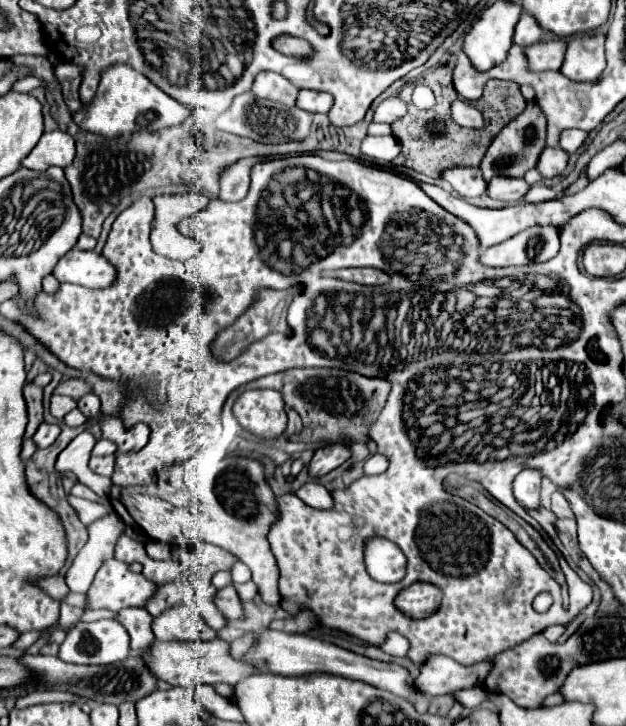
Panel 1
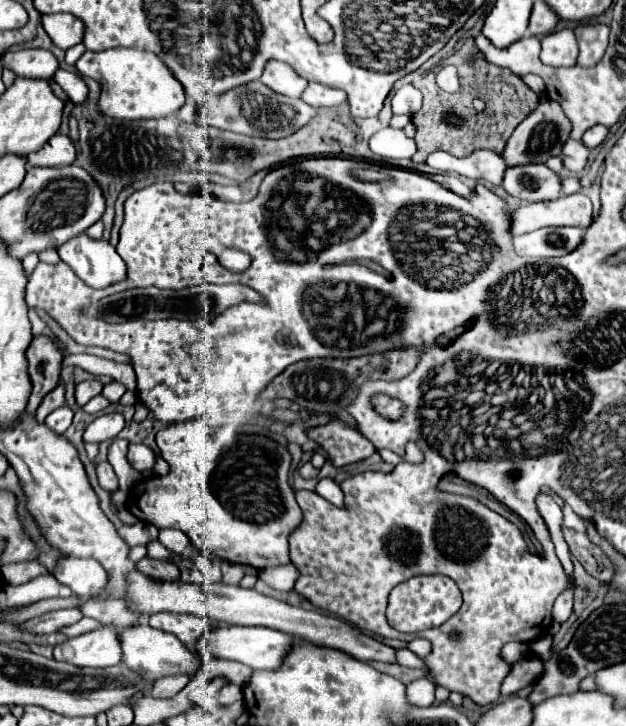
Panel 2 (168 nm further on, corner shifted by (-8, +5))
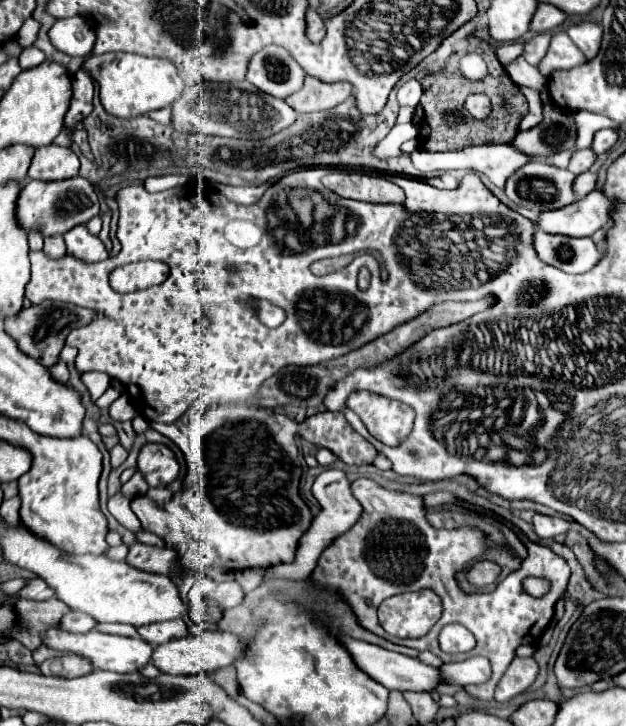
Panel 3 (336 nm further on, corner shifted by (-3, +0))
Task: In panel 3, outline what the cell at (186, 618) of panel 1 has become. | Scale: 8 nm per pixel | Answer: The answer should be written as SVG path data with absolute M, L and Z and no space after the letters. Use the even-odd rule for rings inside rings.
M181 618L147 624L147 626L137 628L137 632L141 634L141 638L145 642L151 642L151 646L159 646L159 644L165 644L165 642L171 642L175 638L183 638L183 636L189 634L187 626Z

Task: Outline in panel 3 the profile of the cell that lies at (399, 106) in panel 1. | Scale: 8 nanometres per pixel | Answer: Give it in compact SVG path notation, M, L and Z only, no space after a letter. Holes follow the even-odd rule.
M409 80L405 82L399 92L397 92L397 98L399 98L399 104L401 106L417 106L419 104L419 98L421 98L421 84L419 80Z

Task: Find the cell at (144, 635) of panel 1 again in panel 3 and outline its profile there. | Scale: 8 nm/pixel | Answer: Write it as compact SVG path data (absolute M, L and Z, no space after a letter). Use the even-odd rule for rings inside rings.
M19 598L15 602L15 610L19 616L19 626L15 630L15 638L31 652L35 652L41 646L41 632L47 626L59 624L63 618L63 610L69 610L65 604L61 604L57 598L45 600L45 602L35 602L27 598Z

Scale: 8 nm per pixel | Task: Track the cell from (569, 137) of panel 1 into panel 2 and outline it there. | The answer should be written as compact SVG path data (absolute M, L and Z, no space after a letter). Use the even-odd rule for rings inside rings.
M594 125L594 127L590 127L590 129L582 135L582 143L584 143L588 149L594 149L594 147L598 147L598 145L604 141L606 135L608 135L608 127Z

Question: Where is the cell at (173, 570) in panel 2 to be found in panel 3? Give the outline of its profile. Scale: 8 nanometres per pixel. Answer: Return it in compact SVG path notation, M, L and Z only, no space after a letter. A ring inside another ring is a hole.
M135 542L129 546L129 554L127 554L125 562L139 570L161 572L161 574L169 574L171 570L177 568L175 550L149 546L149 544L141 544L141 542Z

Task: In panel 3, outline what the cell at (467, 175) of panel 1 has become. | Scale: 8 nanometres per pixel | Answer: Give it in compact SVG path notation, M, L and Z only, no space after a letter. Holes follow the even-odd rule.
M481 144L481 146L467 146L461 150L451 150L451 152L429 152L429 150L415 150L411 154L411 160L415 164L415 168L419 168L421 172L433 172L433 170L475 170L479 174L485 174L495 186L503 188L507 178L519 170L521 166L525 166L527 162L531 162L533 158L527 158L527 154L521 154L519 150L515 150L513 144Z

